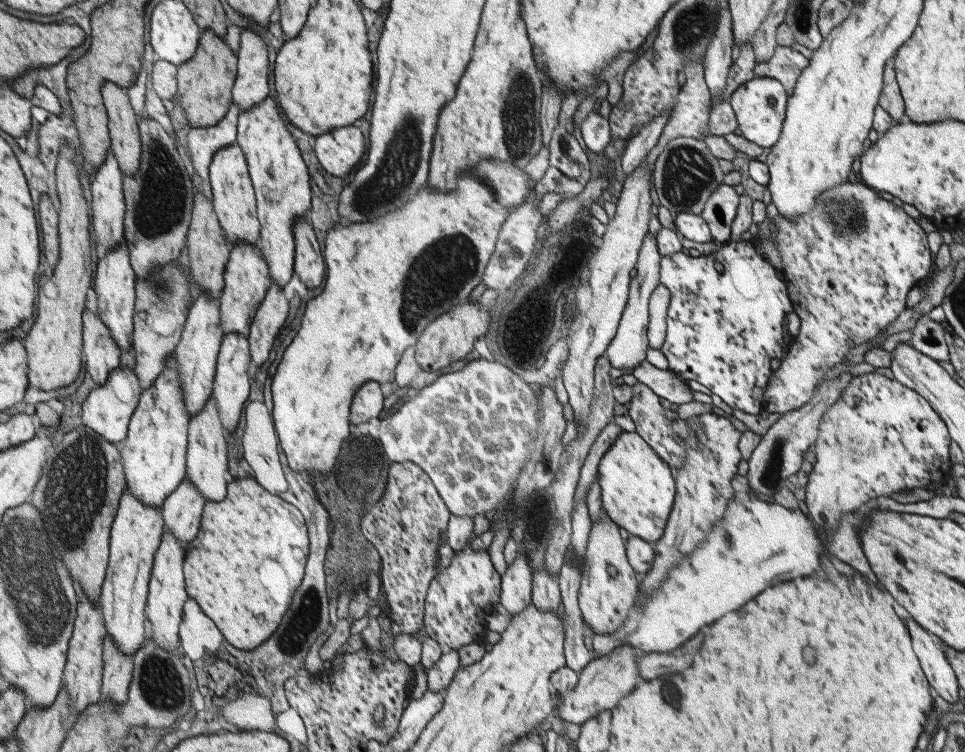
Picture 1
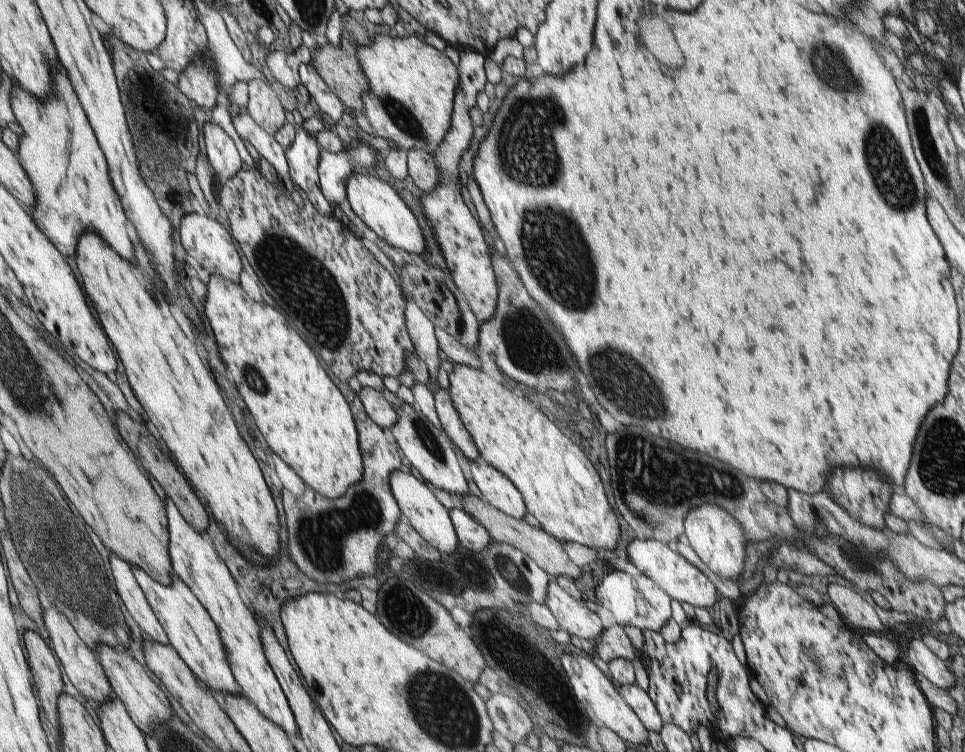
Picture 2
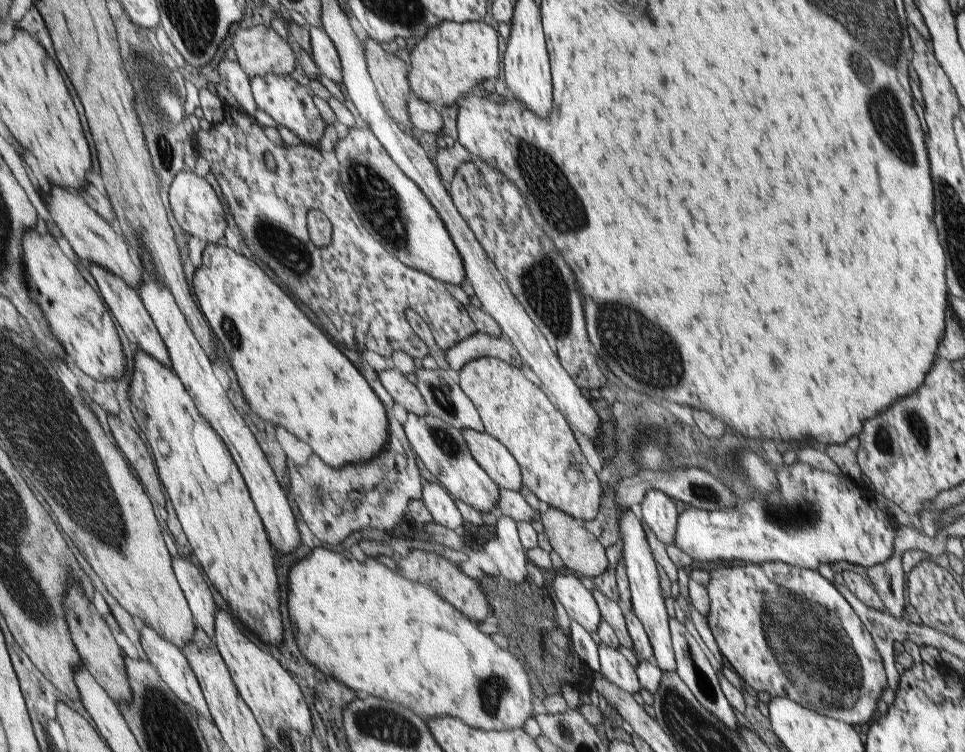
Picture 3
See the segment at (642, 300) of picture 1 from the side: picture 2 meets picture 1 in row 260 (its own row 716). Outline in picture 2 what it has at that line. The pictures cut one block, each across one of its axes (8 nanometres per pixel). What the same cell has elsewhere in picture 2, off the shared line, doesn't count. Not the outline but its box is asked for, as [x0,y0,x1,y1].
[617,683,663,732]

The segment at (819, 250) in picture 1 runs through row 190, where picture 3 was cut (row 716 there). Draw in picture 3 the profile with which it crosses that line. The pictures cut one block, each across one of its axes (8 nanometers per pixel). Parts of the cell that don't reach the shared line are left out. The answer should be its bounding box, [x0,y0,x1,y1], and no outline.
[706,561,887,726]

